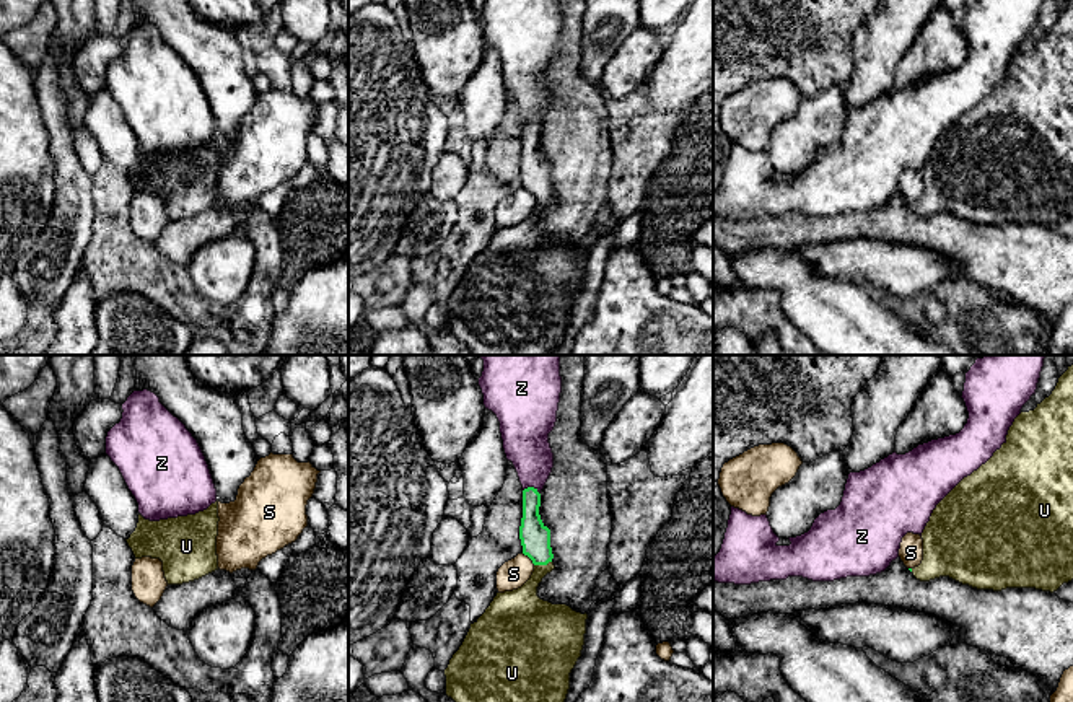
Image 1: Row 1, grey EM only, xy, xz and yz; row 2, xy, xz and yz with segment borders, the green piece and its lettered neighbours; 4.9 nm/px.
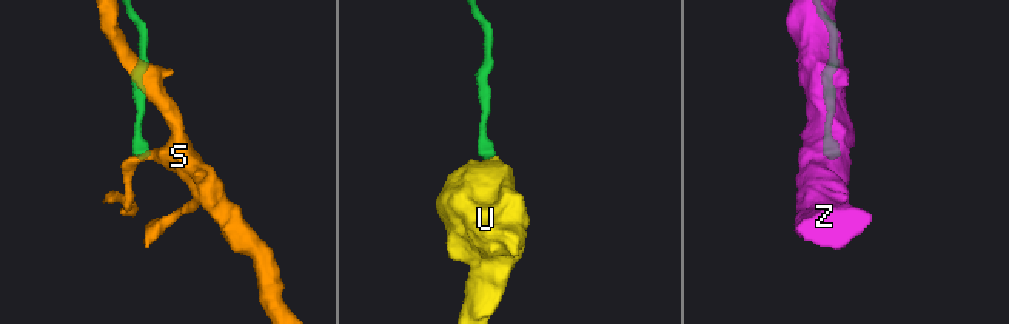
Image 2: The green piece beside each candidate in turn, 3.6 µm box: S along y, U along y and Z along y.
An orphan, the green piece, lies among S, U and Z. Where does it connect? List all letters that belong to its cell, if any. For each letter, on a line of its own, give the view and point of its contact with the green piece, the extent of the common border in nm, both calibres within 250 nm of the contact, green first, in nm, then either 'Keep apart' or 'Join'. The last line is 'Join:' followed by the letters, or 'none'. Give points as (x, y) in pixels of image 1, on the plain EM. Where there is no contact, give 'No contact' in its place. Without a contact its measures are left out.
S: Touches green at xz (528, 191). Shared border 90 nm. Thickness 150 nm (green) against 140 nm. Keep apart
U: Touches green at xz (543, 199). Shared border 90 nm. Thickness 150 nm (green) against 220 nm. Join
Z: Touches green at xz (531, 122). Shared border 90 nm. Thickness 150 nm (green) against 220 nm. Keep apart
Join: U

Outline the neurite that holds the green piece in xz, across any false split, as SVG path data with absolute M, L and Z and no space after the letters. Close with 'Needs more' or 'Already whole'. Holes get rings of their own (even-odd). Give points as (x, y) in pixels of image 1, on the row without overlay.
M523 125L519 174L534 199L531 213L518 225L497 228L445 305L446 331L464 342L472 355L550 355L565 337L570 308L585 280L588 249L537 231L537 222L555 200L550 165L539 150L541 129Z. Needs more

